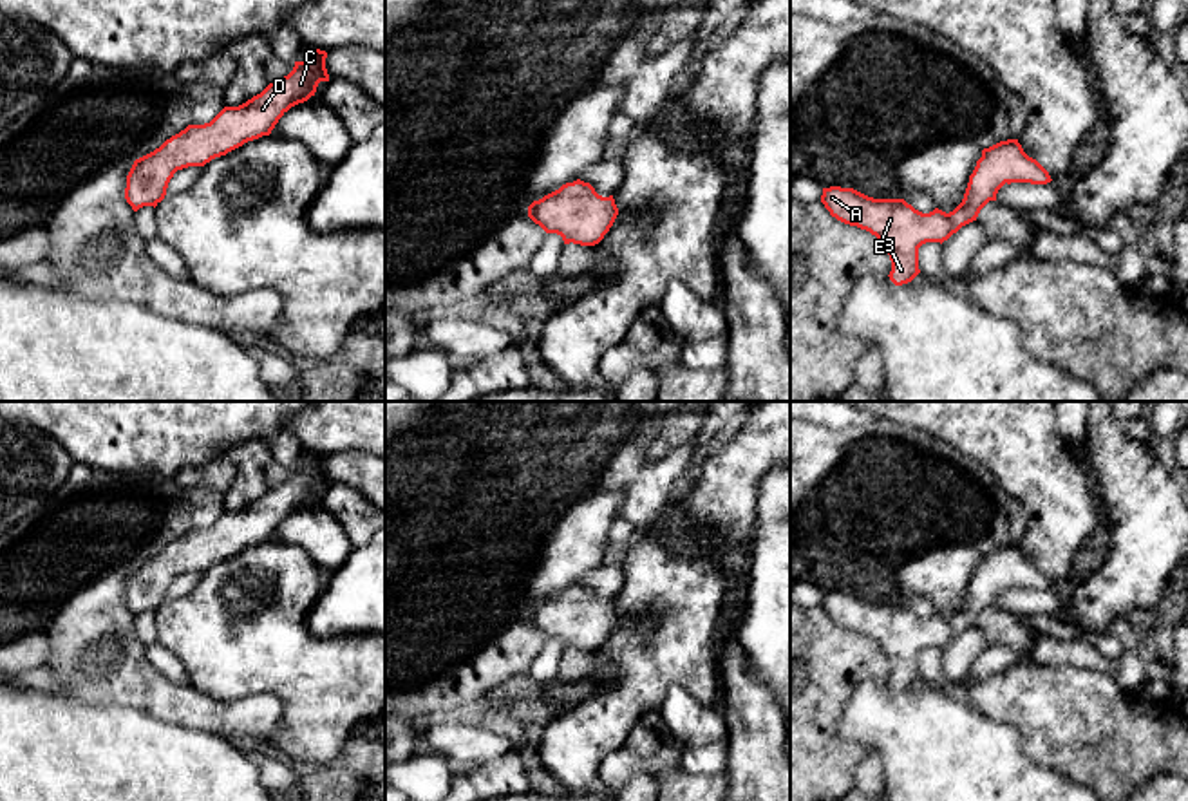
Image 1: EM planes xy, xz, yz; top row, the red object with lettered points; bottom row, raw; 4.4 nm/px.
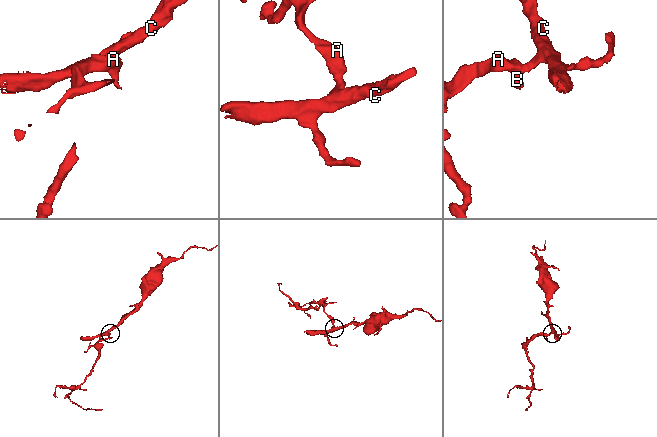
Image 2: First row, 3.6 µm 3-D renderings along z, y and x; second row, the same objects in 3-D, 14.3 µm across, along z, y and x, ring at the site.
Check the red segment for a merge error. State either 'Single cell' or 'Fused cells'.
Fused cells

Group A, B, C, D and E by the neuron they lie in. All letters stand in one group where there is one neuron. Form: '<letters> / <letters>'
A B E / C D

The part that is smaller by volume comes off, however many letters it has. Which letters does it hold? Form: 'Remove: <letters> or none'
Remove: A, B, E

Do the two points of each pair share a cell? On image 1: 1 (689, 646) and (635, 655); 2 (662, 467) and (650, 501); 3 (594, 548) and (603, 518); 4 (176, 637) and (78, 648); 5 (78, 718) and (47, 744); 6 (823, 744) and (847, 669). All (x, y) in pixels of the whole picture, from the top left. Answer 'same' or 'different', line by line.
1: same
2: same
3: same
4: different
5: same
6: same

